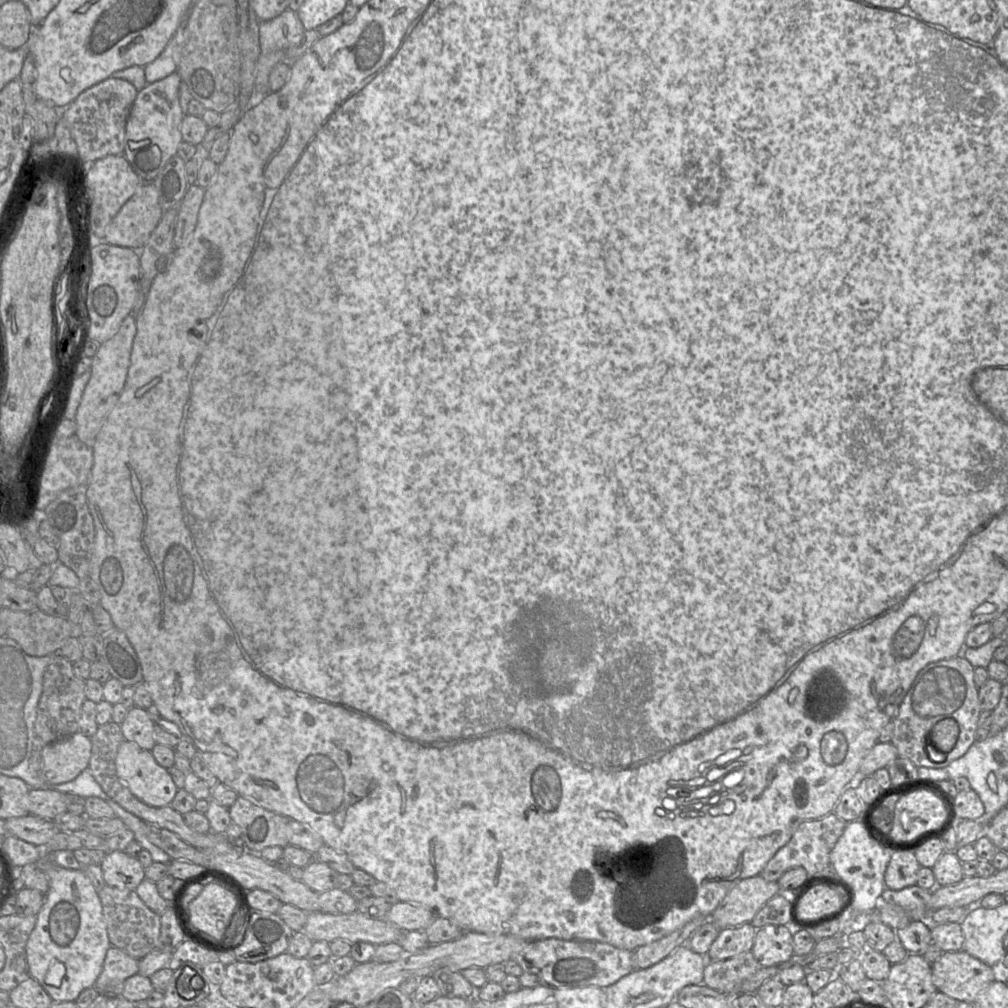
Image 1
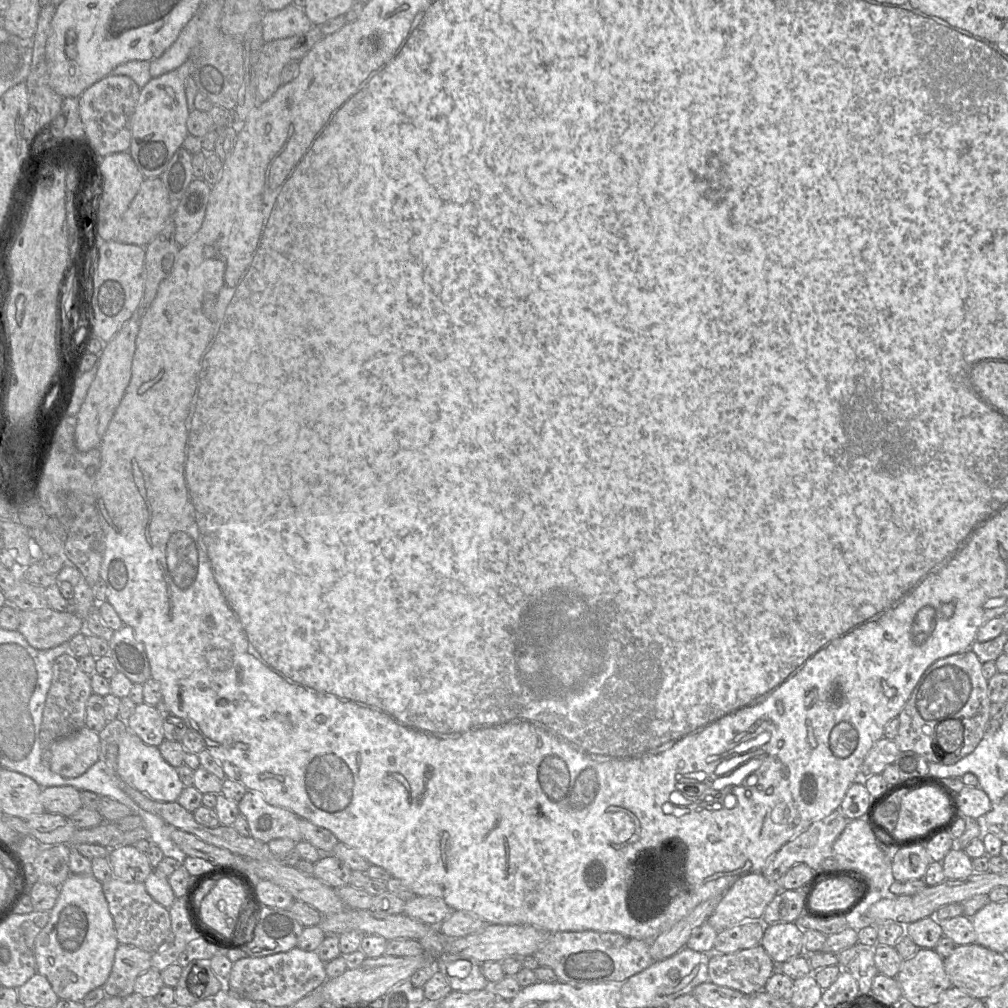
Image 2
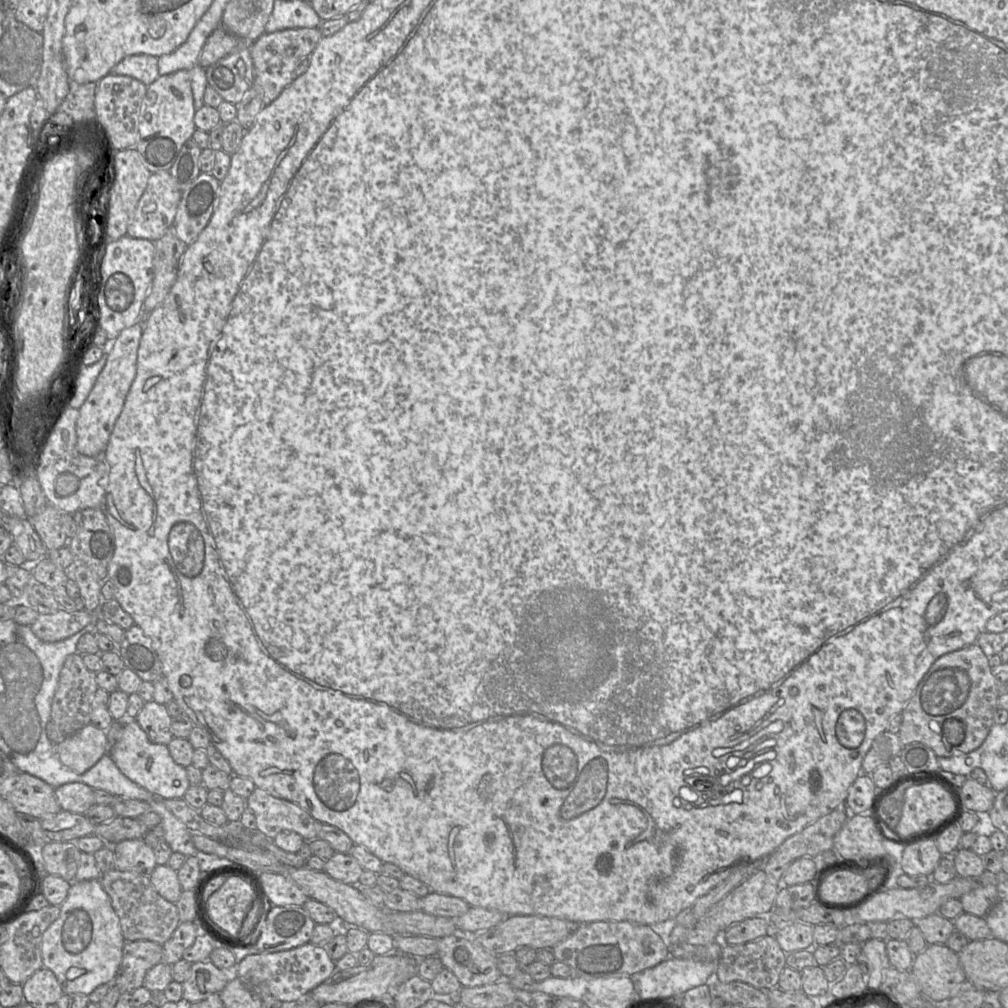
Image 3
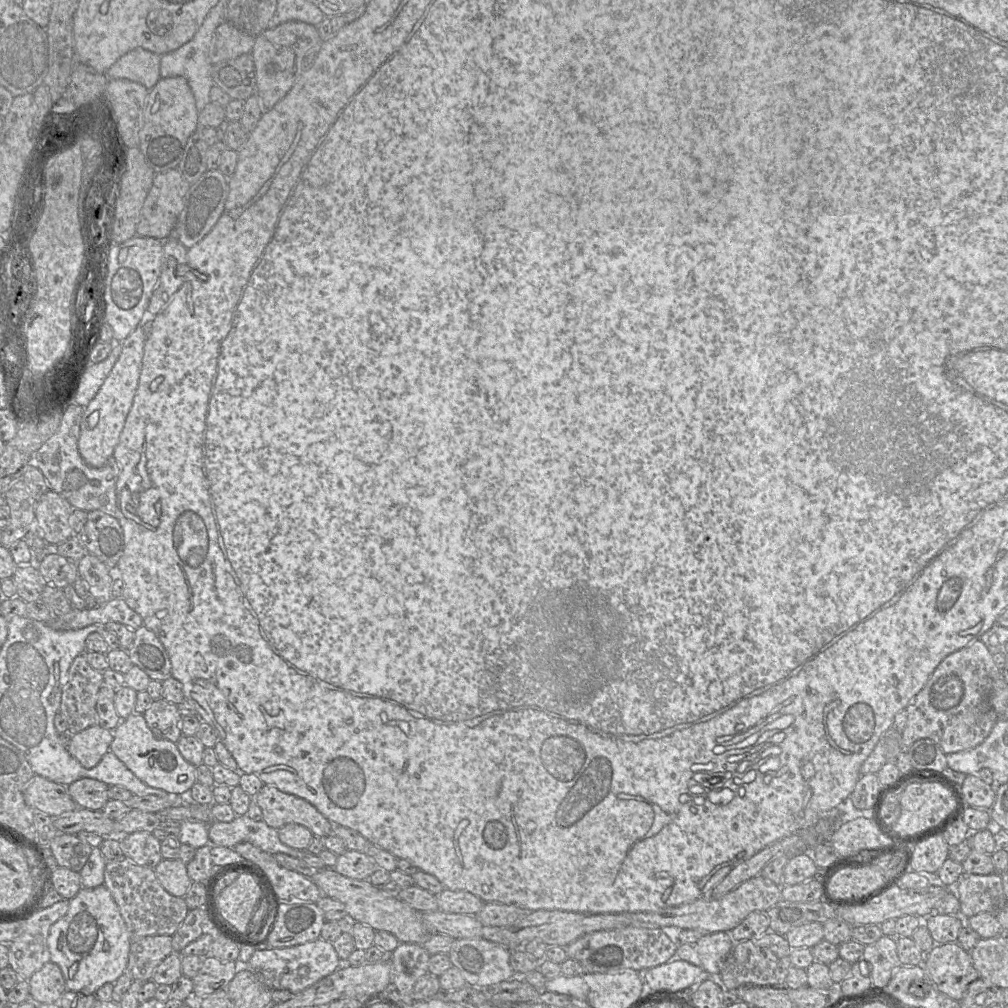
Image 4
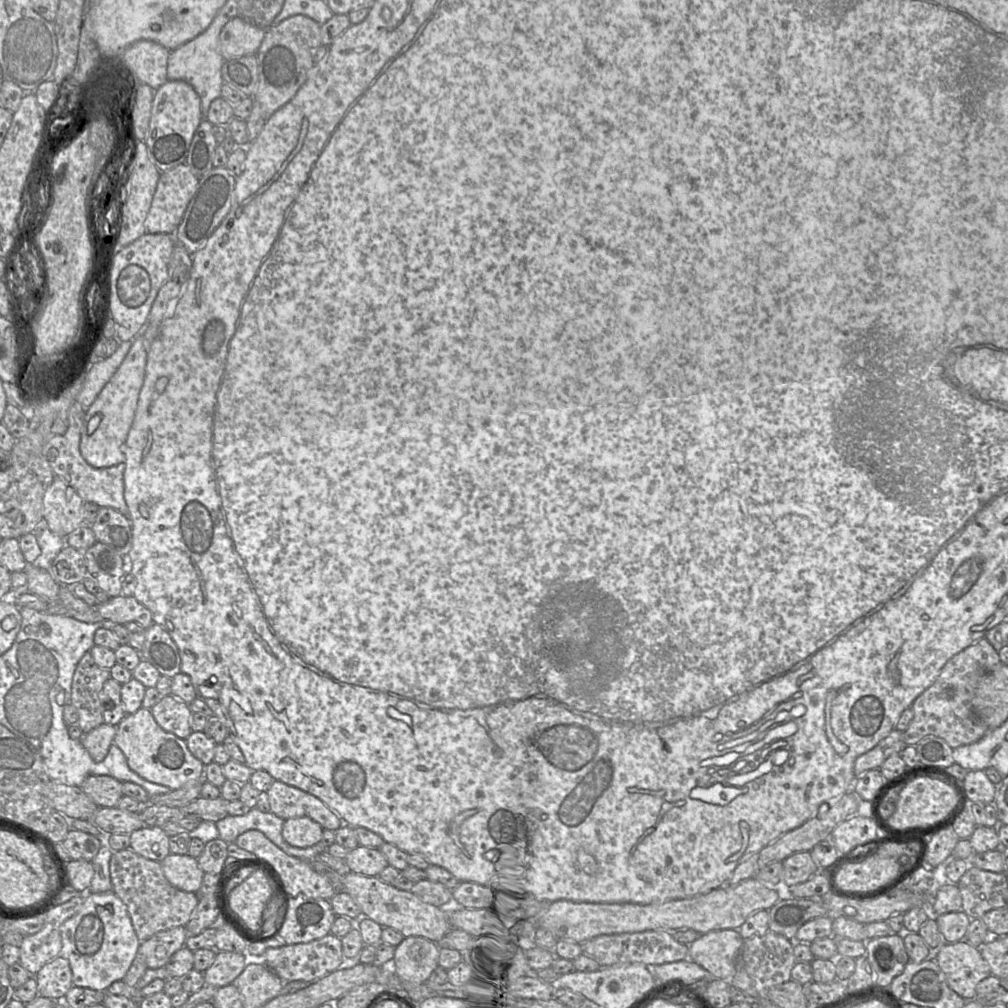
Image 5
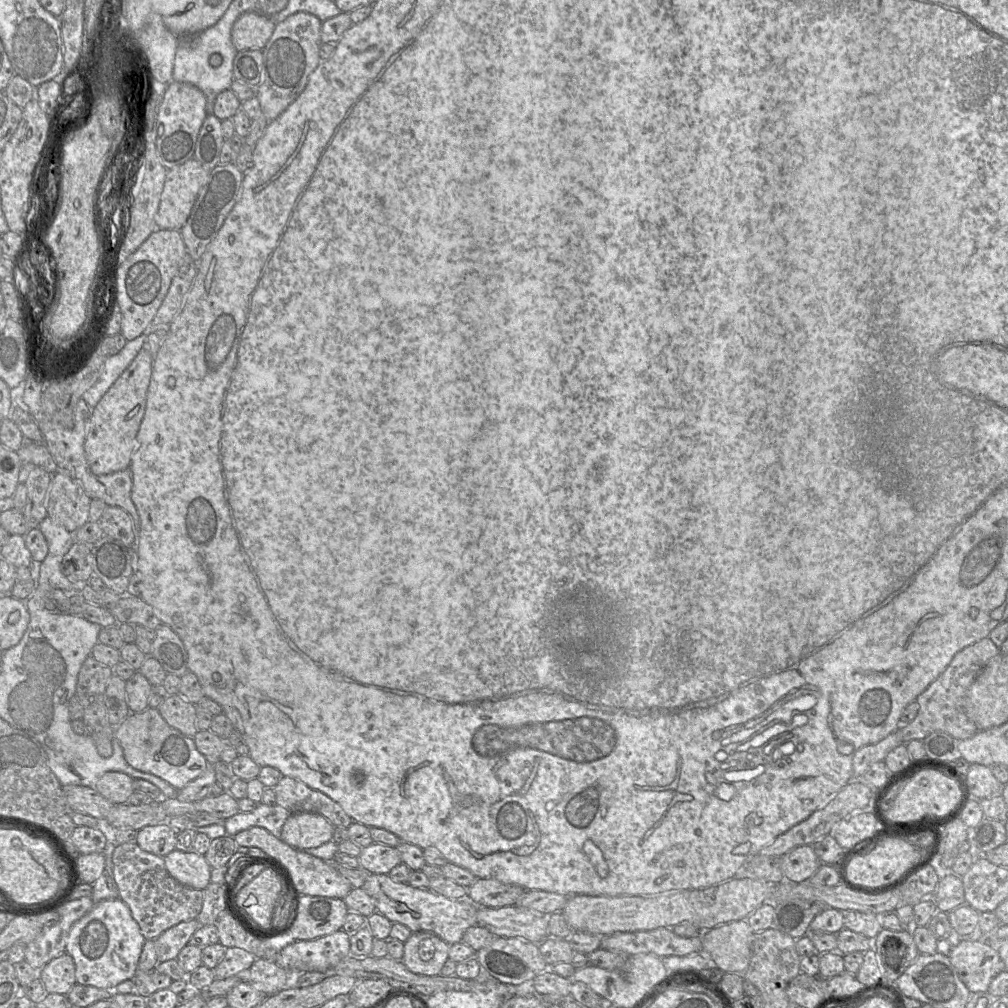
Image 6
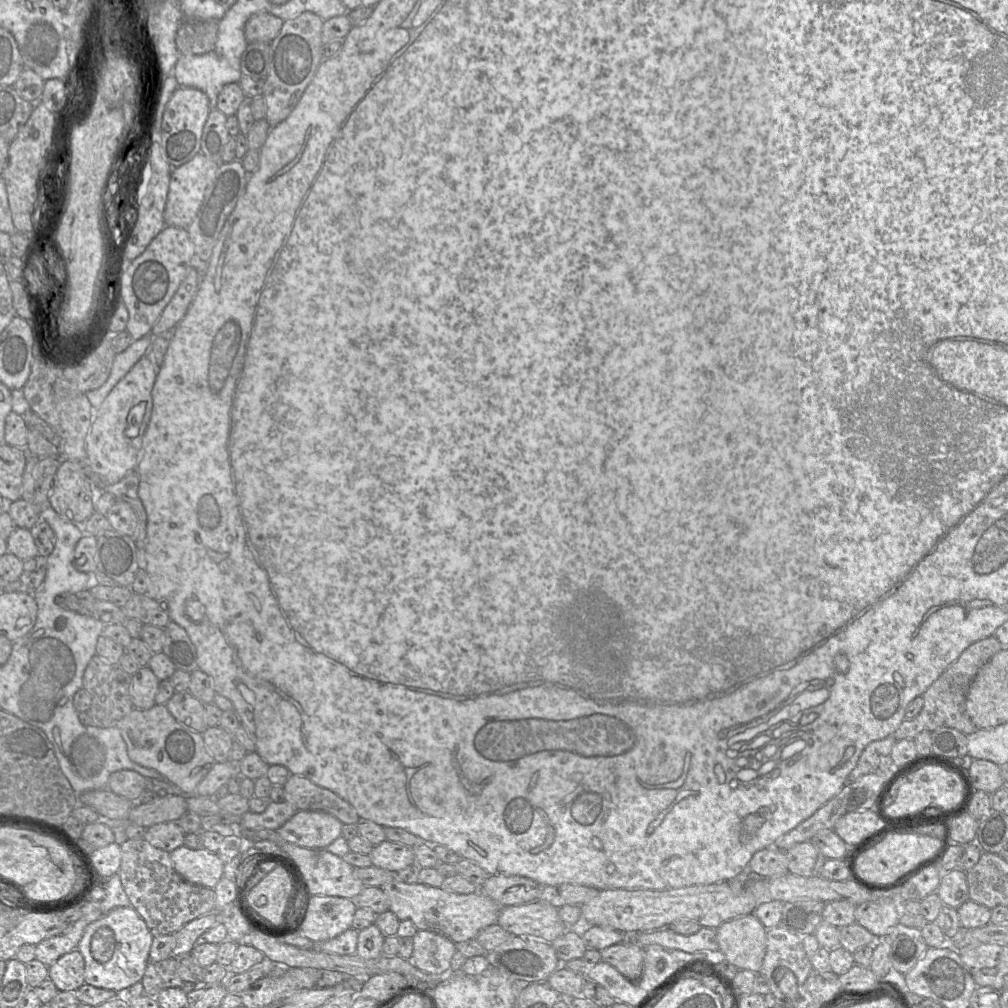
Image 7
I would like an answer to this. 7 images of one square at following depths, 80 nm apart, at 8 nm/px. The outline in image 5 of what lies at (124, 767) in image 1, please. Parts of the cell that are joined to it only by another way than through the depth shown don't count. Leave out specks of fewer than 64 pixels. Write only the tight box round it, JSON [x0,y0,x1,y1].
[113,707,204,790]

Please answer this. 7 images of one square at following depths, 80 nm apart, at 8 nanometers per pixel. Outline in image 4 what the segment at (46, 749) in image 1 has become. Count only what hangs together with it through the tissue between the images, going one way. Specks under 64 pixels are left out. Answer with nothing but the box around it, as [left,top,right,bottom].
[66,725,113,769]

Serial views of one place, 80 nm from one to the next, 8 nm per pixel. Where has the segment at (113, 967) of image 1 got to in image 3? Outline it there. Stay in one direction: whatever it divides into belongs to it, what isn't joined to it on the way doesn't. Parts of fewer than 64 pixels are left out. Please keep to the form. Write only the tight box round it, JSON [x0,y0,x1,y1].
[112,940,163,993]

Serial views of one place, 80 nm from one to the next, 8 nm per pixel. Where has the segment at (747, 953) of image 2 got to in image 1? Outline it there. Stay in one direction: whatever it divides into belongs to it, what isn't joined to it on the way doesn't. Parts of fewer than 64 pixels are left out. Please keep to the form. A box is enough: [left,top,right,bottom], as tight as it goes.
[703,951,761,994]

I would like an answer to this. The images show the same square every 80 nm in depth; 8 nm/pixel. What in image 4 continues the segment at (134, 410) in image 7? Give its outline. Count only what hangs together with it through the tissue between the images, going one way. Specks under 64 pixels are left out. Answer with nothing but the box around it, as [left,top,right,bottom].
[78,326,146,468]

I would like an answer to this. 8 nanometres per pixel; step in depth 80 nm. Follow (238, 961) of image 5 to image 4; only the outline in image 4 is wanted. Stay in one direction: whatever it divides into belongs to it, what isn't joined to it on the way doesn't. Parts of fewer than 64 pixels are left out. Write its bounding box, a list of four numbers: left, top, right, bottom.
[192,955,239,999]

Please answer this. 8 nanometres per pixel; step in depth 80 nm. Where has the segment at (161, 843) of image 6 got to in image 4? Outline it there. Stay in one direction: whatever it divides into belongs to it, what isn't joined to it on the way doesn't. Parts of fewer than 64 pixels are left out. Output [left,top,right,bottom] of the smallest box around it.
[118,831,162,869]

